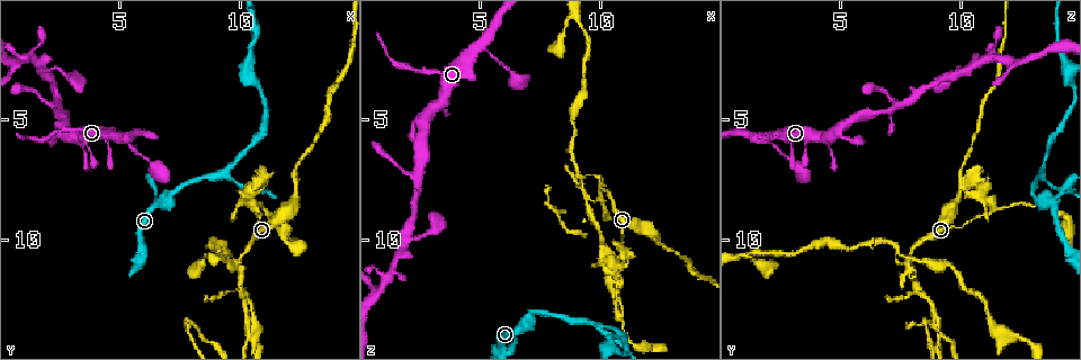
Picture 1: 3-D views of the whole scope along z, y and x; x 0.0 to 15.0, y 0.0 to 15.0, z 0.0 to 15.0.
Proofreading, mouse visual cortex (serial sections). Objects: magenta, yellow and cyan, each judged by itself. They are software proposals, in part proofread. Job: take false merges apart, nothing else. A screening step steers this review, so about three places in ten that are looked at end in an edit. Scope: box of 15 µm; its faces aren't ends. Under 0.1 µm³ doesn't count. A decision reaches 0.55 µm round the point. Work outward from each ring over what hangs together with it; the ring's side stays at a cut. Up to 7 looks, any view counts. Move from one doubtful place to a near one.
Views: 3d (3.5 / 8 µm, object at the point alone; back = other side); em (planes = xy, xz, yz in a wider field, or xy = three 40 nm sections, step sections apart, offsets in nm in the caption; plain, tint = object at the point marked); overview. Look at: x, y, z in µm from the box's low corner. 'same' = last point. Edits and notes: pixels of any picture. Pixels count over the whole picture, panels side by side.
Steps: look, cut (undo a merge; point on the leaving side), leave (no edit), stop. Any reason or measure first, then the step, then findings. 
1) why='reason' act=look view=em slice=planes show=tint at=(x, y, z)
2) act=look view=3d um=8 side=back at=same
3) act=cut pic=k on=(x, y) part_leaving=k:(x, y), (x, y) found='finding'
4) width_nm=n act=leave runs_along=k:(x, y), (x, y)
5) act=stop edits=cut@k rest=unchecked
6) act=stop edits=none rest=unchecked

why='abrupt turn' act=look view=3d um=3.5 at=(10.6, 8.7, 11.3)

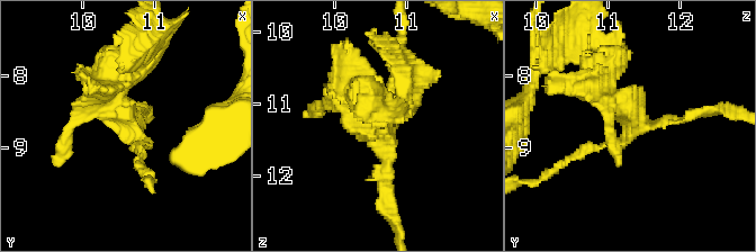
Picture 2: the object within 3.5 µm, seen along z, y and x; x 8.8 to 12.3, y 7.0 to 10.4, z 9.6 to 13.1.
arms=3 arm_widths_nm=150,150,350 act=look view=em slice=xy step=5 show=tint at=(10.70, 8.70, 11.40)

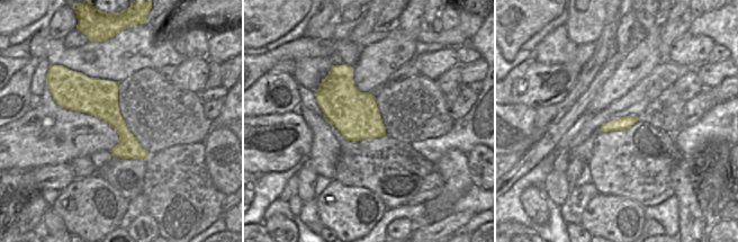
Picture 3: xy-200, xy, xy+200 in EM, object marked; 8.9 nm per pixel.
act=cut pic=2 on=(609, 101) part_leaving=2:(630, 116), (601, 84), (615, 57) found='a second cell is stuck on'

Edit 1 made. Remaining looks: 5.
act=look view=overview

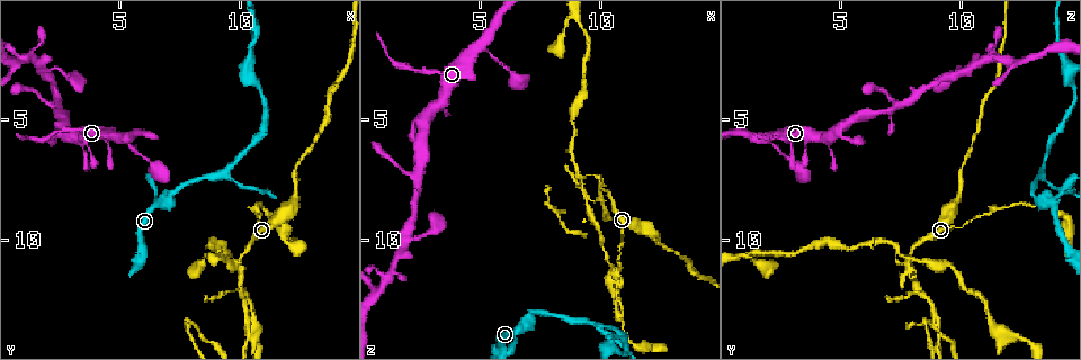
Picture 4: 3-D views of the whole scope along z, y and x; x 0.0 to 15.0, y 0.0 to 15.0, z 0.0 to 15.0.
why='three arms meet' act=look view=3d um=8 at=(9.3, 7.2, 13.4)

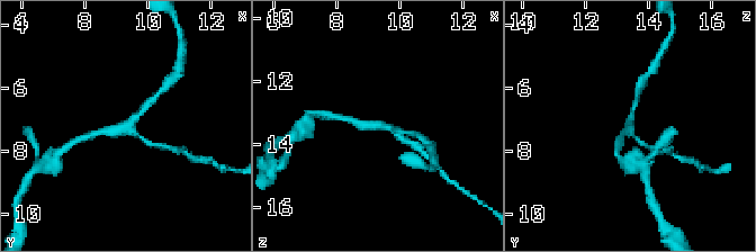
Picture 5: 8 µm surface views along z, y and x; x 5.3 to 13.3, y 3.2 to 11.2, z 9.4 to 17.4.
act=look view=3d um=3.5 at=(9.3, 7.2, 13.4)

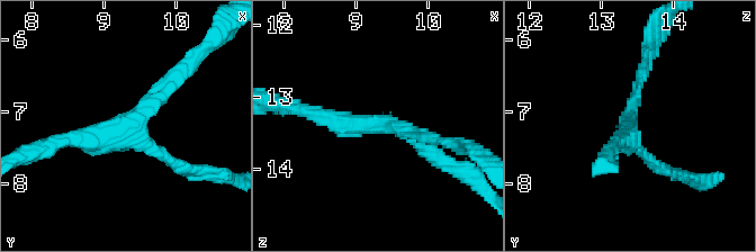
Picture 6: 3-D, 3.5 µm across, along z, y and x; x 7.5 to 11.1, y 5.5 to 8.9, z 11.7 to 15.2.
act=leave runs_along=6:(55, 144), (125, 127), (180, 75) found='continuous, no second cell'

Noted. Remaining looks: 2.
why='three arms meet' act=look view=3d um=3.5 side=back at=(2.5, 4.4, 7.1)

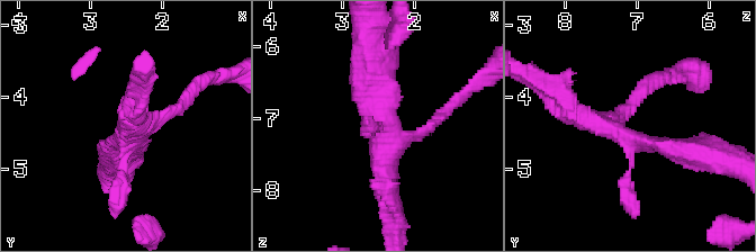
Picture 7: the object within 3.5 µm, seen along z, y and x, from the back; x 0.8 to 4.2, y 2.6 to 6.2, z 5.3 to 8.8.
why='shape alone is not enough' act=look view=em slice=xy step=2 show=tint at=(2.45, 4.50, 7.10)

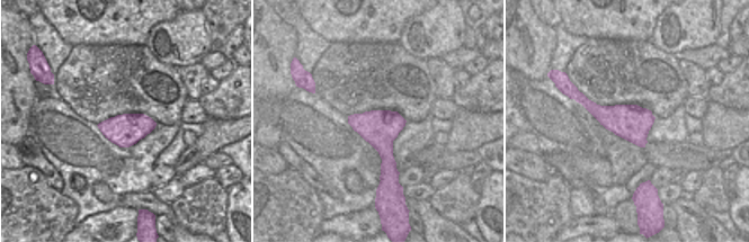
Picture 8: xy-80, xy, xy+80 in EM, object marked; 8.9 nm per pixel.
act=leave found='all the same cell'

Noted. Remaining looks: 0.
act=stop edits=cut@2 rest=unchecked

